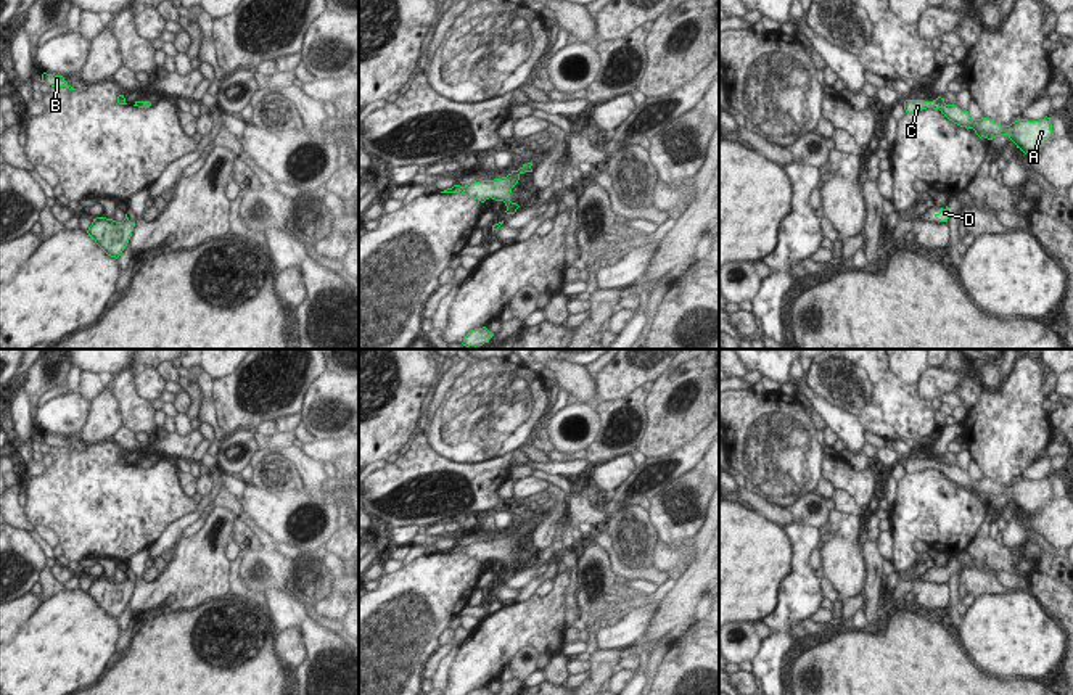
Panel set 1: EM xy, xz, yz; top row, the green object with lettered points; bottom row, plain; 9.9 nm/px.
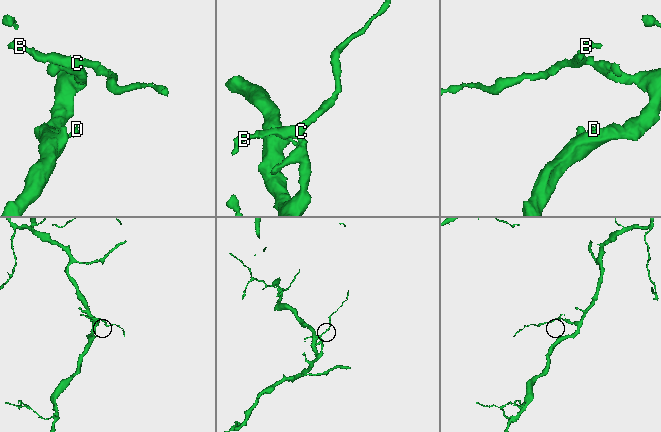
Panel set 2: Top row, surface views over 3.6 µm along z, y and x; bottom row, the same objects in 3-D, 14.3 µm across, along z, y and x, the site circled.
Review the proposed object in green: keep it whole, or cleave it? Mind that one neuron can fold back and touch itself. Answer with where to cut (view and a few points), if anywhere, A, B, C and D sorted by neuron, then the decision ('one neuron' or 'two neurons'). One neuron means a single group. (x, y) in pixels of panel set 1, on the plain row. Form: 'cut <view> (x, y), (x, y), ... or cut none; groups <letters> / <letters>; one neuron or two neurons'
cut none; groups A B C D; one neuron

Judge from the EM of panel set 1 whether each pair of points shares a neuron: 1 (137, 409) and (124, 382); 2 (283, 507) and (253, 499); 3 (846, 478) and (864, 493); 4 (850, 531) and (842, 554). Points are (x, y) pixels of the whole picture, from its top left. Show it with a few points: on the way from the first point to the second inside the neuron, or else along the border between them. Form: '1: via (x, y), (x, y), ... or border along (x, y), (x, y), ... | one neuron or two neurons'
1: via (131, 403), (124, 388) | one neuron
2: via (275, 507), (261, 505) | one neuron
3: via (851, 481), (859, 488) | one neuron
4: border along (855, 542), (845, 538), (830, 538), (824, 544) | two neurons

